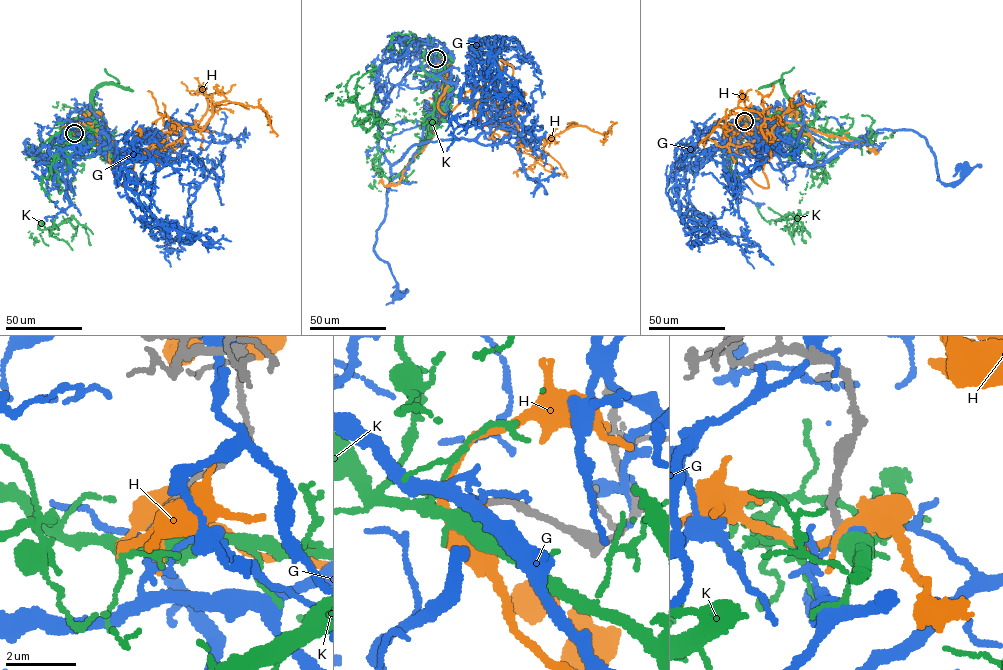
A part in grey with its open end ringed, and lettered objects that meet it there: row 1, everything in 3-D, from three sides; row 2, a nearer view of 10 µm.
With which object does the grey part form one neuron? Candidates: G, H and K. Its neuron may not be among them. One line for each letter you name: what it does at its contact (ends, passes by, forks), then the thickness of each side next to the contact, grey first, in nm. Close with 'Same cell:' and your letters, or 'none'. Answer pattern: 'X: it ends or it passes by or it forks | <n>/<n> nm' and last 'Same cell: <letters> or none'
Same cell: none

